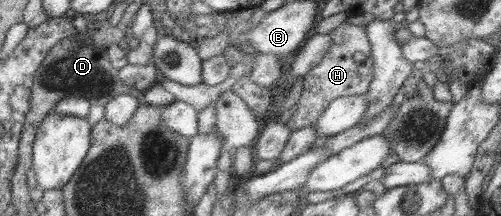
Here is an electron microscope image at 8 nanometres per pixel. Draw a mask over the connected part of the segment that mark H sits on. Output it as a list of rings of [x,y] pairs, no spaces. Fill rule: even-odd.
[[[341,22],[330,33],[330,47],[327,48],[322,60],[303,76],[302,92],[295,104],[296,111],[285,123],[291,131],[313,125],[334,99],[350,95],[365,95],[368,90],[373,73],[373,58],[365,27]],[[356,52],[364,54],[365,59],[361,63],[355,63],[352,60],[353,53]]]

